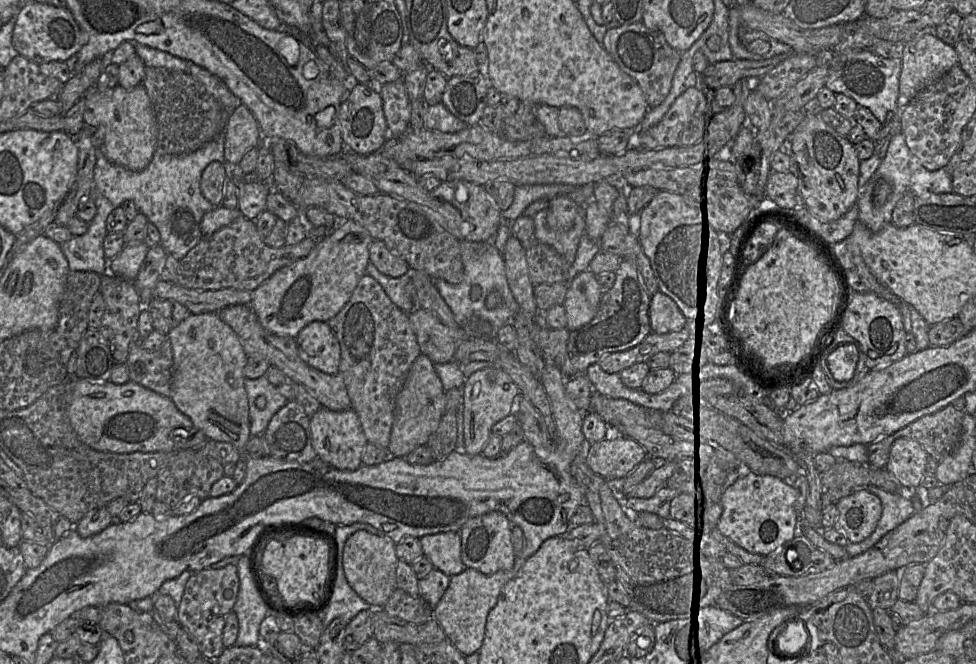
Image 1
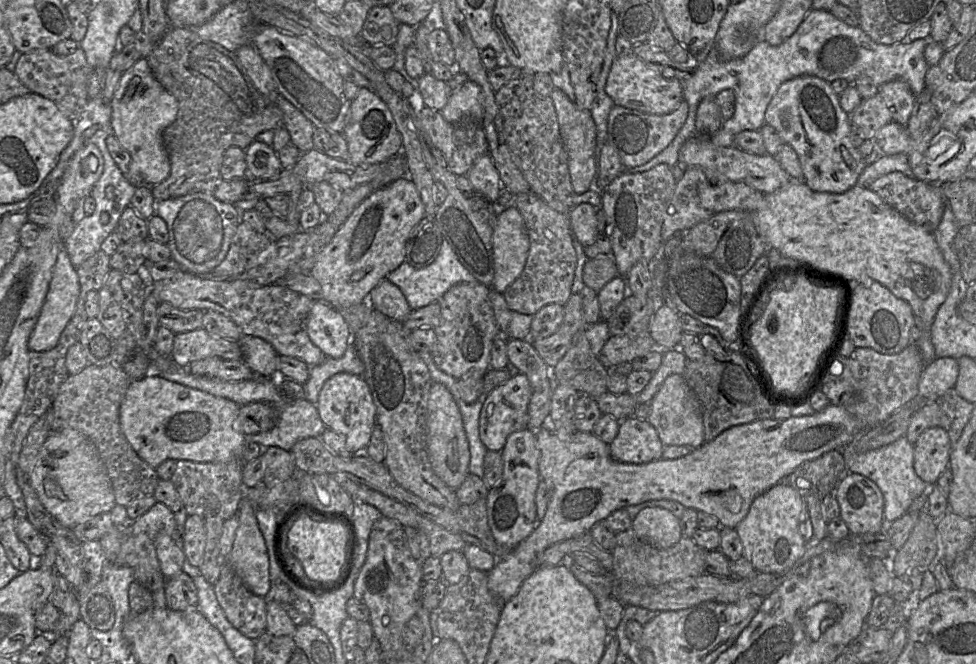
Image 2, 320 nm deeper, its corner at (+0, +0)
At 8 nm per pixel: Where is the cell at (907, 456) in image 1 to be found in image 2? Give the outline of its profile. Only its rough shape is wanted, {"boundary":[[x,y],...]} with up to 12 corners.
{"boundary":[[940,427],[914,444],[914,470],[930,487],[949,468],[951,441]]}

